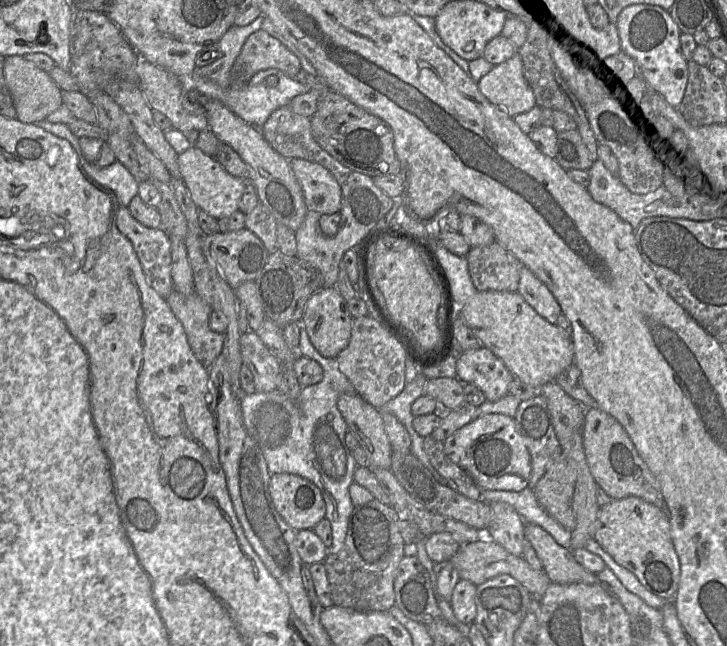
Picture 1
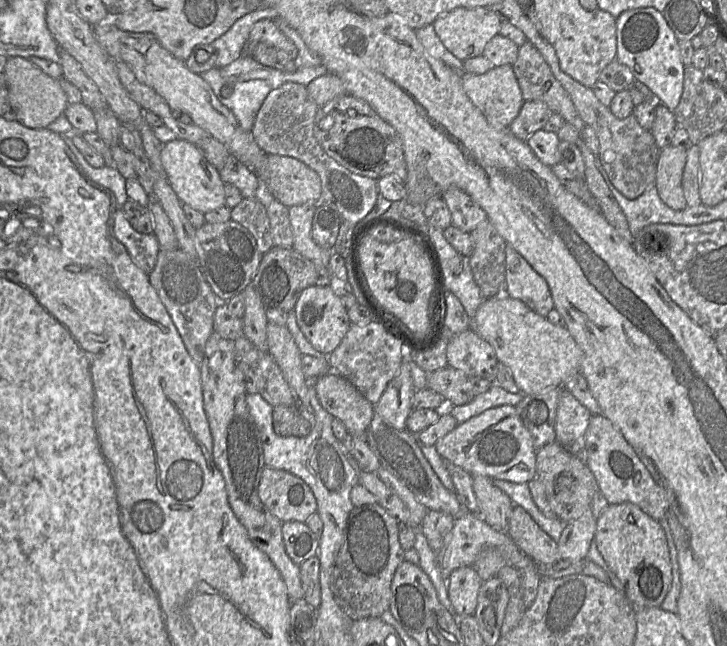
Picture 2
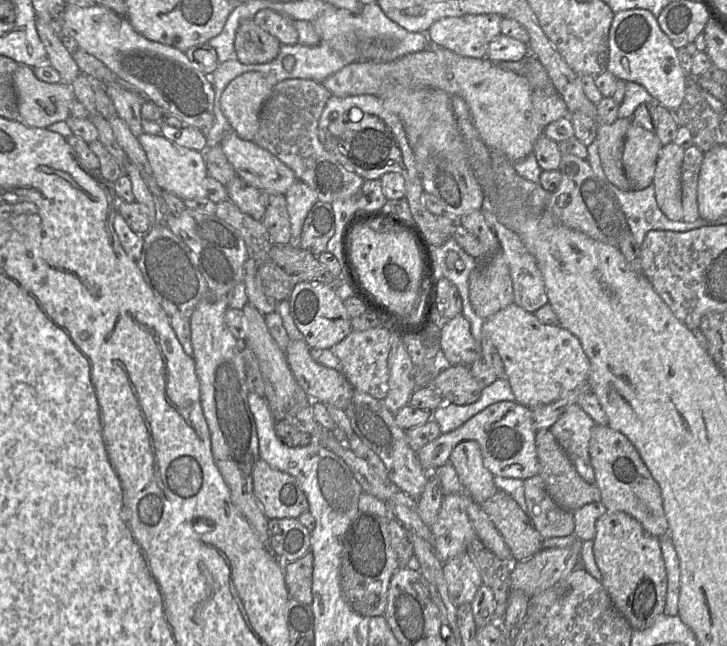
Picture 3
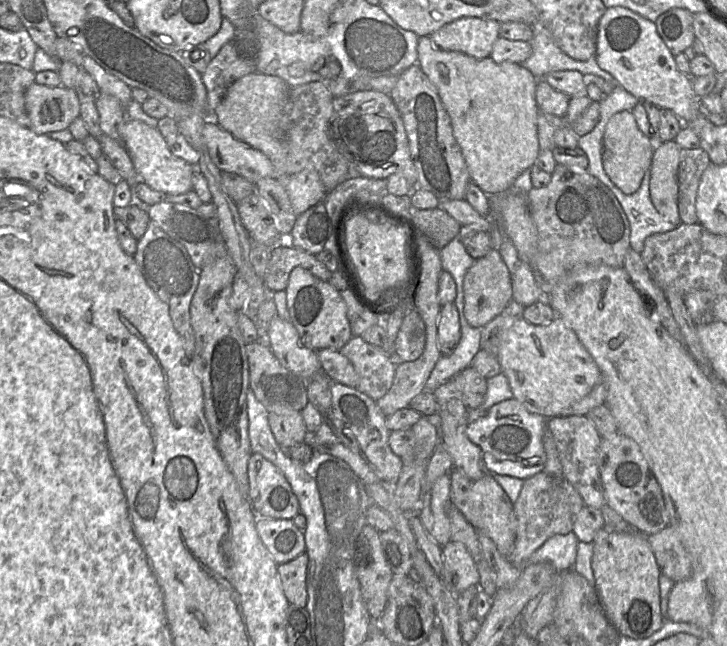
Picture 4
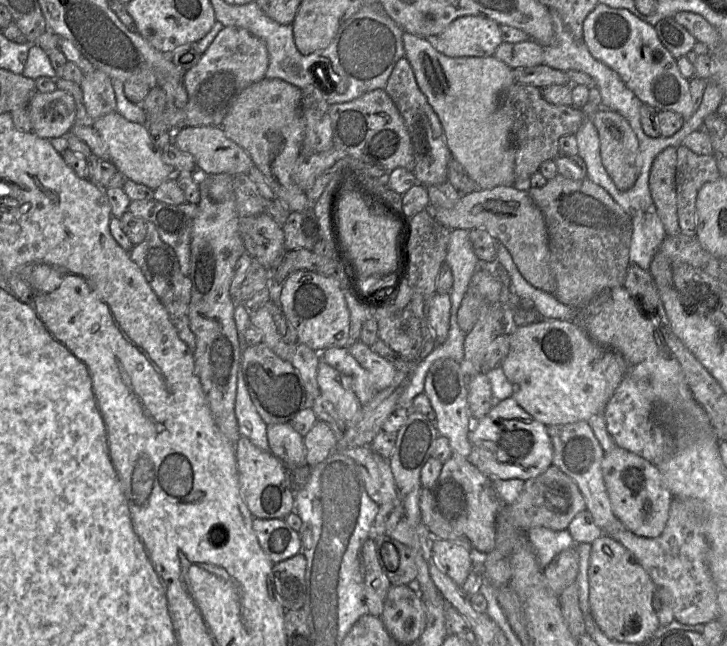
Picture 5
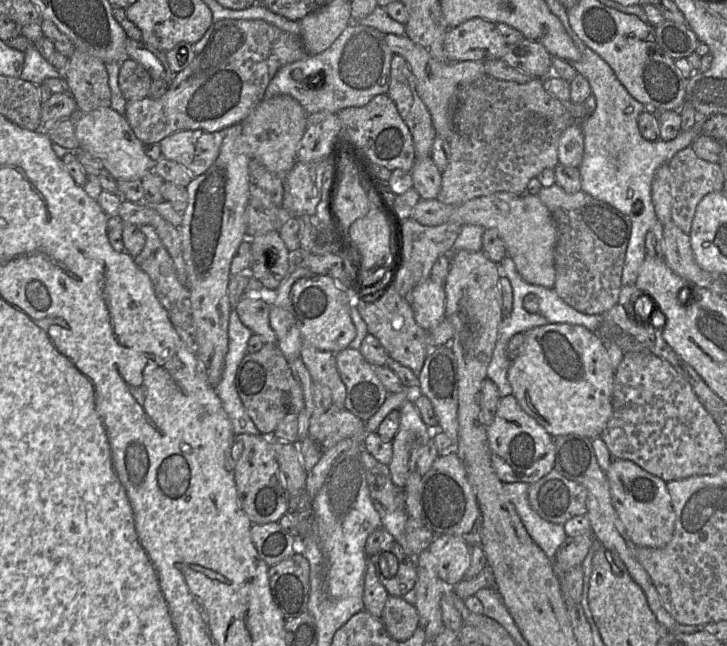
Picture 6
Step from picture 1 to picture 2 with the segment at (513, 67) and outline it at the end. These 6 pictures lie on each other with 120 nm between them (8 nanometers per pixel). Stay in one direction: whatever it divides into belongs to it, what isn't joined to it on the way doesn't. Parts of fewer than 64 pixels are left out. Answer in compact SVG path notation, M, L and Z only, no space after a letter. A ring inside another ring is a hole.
M506 64L495 66L484 74L460 72L463 89L473 104L483 113L487 122L496 130L508 129L511 122L518 117L525 102L513 71L513 66Z

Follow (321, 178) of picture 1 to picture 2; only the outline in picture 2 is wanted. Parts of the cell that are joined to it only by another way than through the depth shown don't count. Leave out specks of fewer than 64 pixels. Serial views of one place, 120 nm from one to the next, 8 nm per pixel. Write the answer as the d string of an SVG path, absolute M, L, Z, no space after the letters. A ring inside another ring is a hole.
M267 154L267 157L267 186L276 200L288 208L320 201L321 180L313 169L289 156Z

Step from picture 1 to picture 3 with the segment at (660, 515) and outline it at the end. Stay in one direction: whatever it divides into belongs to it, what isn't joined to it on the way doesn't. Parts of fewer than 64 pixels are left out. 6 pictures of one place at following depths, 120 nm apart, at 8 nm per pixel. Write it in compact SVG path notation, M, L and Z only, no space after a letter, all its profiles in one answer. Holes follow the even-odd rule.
M606 512L596 522L593 553L601 572L601 583L617 611L633 630L649 628L663 613L667 593L660 539L647 533L630 515Z

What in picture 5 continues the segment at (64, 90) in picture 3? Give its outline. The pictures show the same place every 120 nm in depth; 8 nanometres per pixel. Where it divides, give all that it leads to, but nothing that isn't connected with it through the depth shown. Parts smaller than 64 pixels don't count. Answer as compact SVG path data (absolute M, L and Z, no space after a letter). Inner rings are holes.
M36 92L29 103L32 132L44 139L66 135L75 125L77 107L68 92Z

